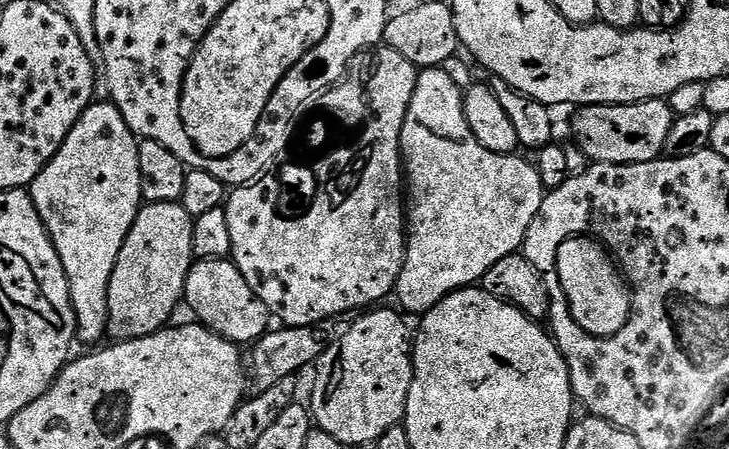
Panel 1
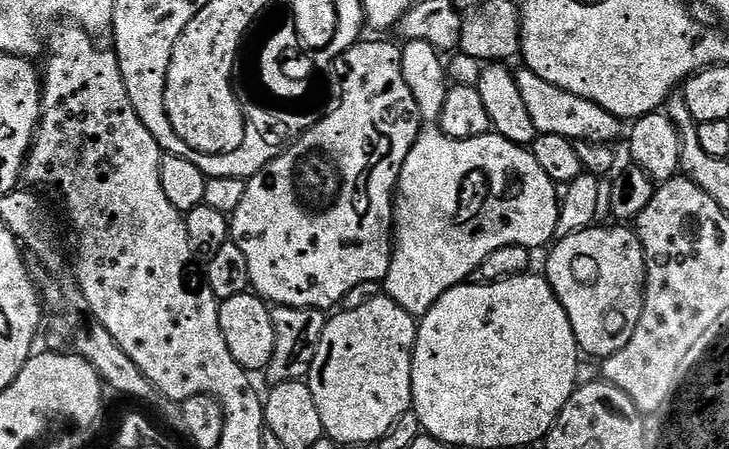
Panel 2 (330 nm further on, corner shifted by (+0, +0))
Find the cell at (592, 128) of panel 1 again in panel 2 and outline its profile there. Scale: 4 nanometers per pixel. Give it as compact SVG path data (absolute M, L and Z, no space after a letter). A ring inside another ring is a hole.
M521 67L519 71L515 73L518 91L522 94L526 111L530 114L530 121L537 133L558 134L573 142L589 140L595 144L615 145L619 136L621 139L622 121L619 116L602 110L602 106L584 100L578 94L570 94L542 78L538 78L538 74L534 74L528 68Z

